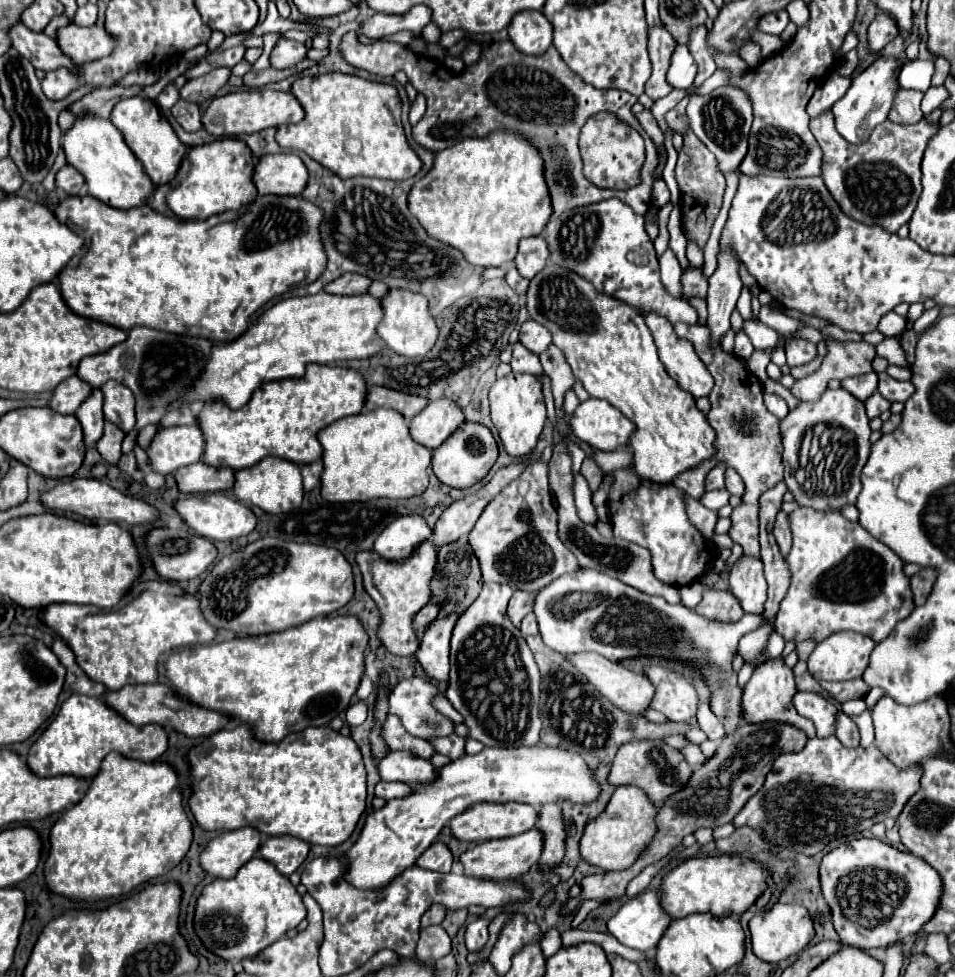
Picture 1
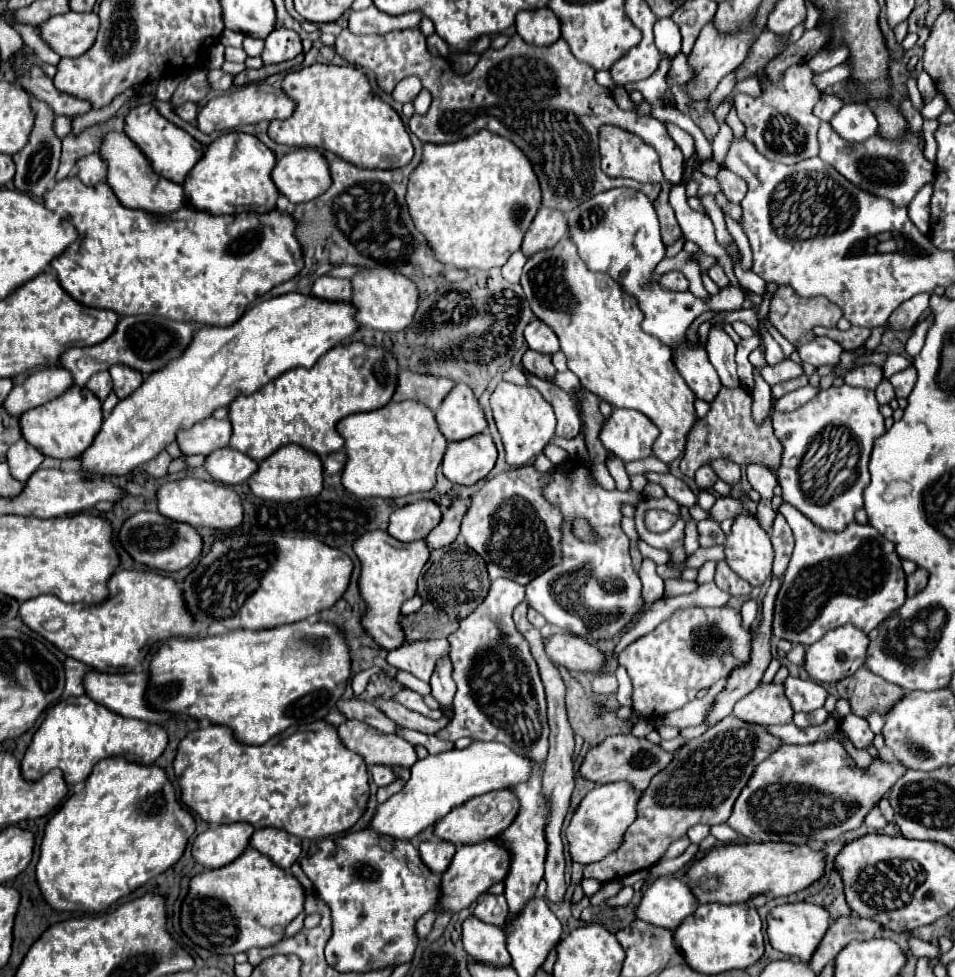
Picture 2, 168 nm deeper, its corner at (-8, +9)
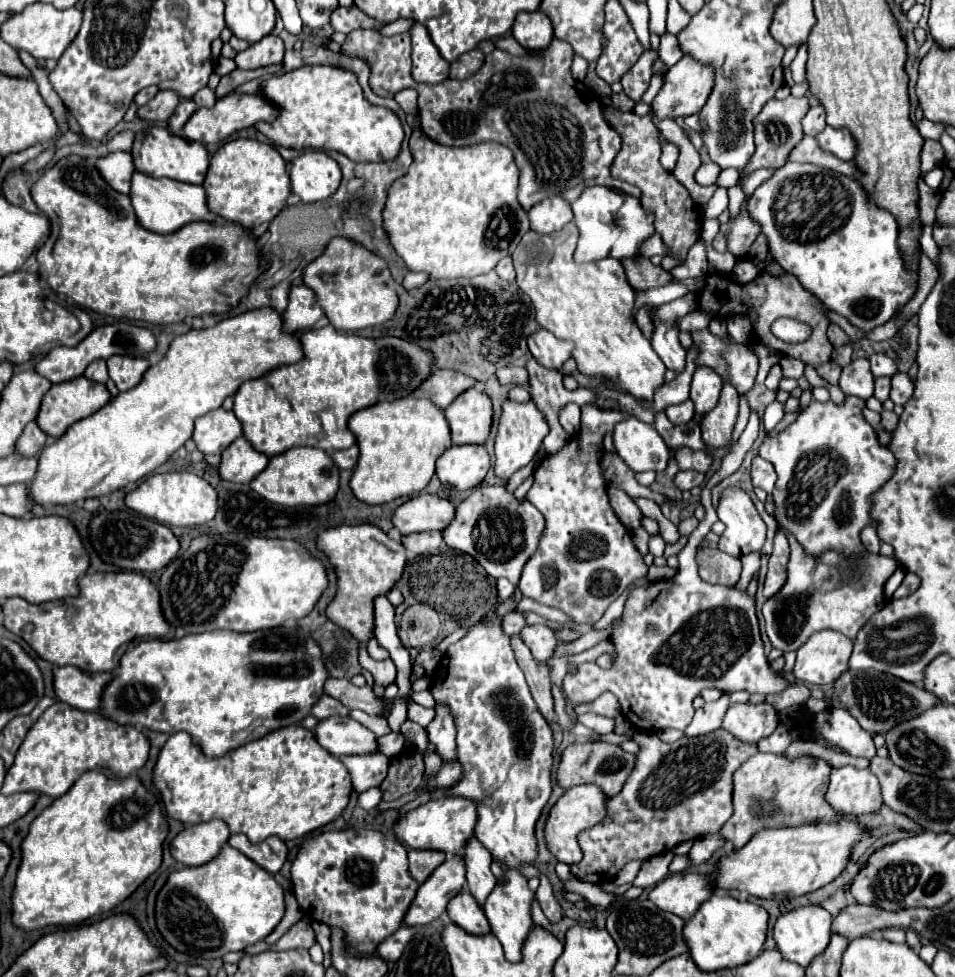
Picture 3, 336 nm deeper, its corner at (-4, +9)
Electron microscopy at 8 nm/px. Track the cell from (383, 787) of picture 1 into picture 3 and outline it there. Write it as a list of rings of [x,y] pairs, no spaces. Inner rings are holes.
[[[372,752],[372,756],[342,756],[340,762],[348,768],[352,776],[352,790],[364,792],[372,786],[380,786],[388,772],[390,758],[382,752]]]

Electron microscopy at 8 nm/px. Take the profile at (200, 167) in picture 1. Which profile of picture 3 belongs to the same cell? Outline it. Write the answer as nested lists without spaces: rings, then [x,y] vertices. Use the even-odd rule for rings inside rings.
[[[250,138],[230,140],[212,156],[204,188],[212,212],[226,222],[236,222],[244,228],[256,228],[272,222],[286,206],[286,198],[290,196],[288,164],[270,144]]]

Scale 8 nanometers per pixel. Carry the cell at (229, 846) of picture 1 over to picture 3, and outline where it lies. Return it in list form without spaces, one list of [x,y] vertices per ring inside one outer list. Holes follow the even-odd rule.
[[[222,820],[188,826],[170,842],[170,854],[174,860],[186,866],[200,866],[212,860],[228,842],[228,838],[230,830]]]

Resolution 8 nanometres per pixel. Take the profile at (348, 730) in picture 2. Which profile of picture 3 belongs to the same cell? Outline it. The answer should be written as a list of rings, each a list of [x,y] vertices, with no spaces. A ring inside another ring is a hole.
[[[330,716],[320,720],[312,732],[316,734],[318,744],[332,756],[368,754],[378,750],[374,734],[348,716]]]

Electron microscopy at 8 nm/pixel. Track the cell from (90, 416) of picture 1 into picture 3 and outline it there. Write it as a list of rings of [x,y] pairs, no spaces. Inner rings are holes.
[[[96,360],[96,362],[92,362],[92,364],[86,368],[84,376],[86,376],[88,380],[94,380],[94,382],[100,382],[100,384],[106,384],[106,382],[108,382],[106,360]]]

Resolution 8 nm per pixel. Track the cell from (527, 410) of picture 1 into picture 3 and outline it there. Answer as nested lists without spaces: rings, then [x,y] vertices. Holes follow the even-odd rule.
[[[506,400],[502,406],[502,418],[498,424],[498,434],[496,434],[496,462],[494,462],[494,472],[500,480],[508,480],[516,470],[526,466],[542,446],[544,436],[548,434],[548,424],[544,424],[544,416],[540,410],[534,406],[534,402],[518,404],[512,400]]]

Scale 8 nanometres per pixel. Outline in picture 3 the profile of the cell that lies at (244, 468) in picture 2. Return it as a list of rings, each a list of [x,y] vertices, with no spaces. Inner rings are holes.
[[[238,438],[222,452],[220,476],[230,482],[250,484],[254,476],[268,466],[268,460],[270,458],[262,452],[256,452],[246,438]]]

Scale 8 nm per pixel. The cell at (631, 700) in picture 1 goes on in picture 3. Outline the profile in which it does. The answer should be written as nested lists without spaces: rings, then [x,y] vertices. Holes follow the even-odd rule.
[[[534,624],[534,626],[524,626],[520,630],[520,638],[524,640],[524,644],[530,648],[532,656],[540,662],[546,662],[548,658],[552,658],[554,648],[558,644],[554,632],[546,626],[546,624]]]

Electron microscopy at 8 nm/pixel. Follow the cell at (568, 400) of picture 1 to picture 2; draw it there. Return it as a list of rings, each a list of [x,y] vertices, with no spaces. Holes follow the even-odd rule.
[[[548,443],[545,446],[543,453],[546,454],[550,461],[556,466],[562,464],[568,456],[568,453],[564,449],[552,443]]]

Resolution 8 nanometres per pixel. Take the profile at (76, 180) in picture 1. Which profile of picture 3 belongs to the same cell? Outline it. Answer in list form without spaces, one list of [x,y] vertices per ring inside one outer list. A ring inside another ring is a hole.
[[[112,152],[98,160],[98,170],[108,180],[108,184],[118,190],[120,194],[130,194],[132,174],[136,170],[130,152]]]

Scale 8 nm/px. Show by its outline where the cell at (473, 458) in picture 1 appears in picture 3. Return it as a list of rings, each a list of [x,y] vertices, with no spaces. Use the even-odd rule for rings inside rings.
[[[472,444],[472,446],[452,446],[438,458],[436,474],[438,474],[442,484],[448,482],[456,490],[470,490],[484,480],[488,468],[490,468],[490,456],[488,456],[484,446],[476,446],[476,444]]]

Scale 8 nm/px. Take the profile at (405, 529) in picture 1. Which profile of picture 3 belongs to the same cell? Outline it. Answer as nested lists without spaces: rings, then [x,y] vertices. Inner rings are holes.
[[[418,494],[396,508],[392,522],[402,534],[444,530],[452,522],[454,512],[456,508],[450,500],[436,494]]]

